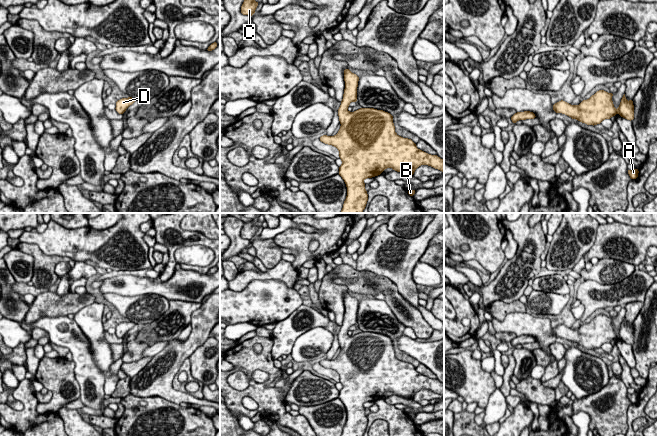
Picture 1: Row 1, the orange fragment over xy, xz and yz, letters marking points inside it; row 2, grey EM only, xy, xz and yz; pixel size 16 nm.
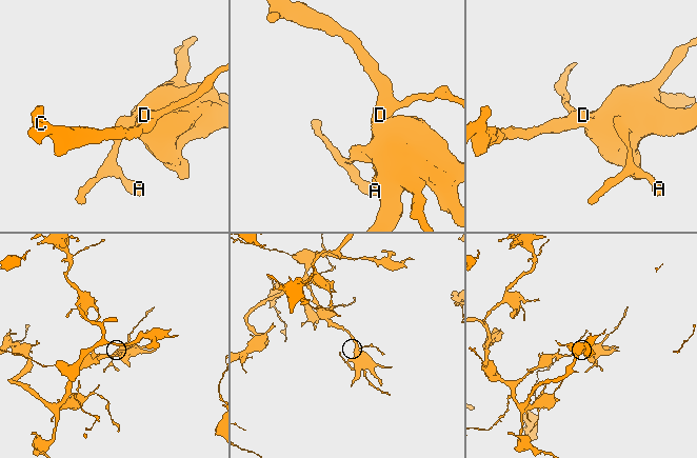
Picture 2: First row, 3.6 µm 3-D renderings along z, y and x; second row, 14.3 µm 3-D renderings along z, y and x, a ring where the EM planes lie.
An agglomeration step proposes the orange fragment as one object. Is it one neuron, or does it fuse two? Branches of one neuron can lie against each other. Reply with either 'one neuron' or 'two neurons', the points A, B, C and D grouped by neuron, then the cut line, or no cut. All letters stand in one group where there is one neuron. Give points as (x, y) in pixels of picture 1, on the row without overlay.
one neuron; A B C D; no cut

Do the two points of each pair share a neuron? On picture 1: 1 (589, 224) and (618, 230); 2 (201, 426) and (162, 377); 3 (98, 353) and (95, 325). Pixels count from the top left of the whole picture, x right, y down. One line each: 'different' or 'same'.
1: different
2: different
3: same

